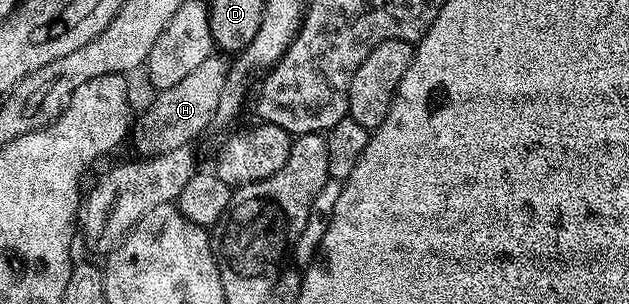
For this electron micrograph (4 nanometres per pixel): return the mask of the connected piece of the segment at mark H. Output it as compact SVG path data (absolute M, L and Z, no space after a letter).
M212 54L192 70L192 74L176 86L168 86L157 93L158 96L142 113L137 113L132 124L132 141L139 157L163 156L172 150L193 145L194 139L207 127L213 125L216 105L220 103L220 93L224 78L228 78L230 69L227 57Z

